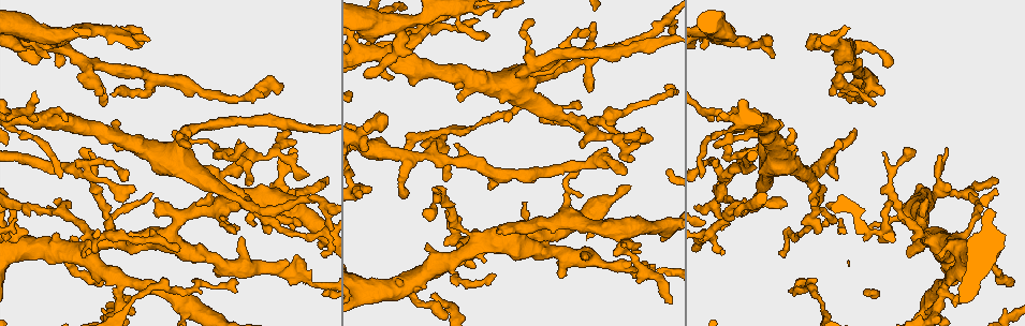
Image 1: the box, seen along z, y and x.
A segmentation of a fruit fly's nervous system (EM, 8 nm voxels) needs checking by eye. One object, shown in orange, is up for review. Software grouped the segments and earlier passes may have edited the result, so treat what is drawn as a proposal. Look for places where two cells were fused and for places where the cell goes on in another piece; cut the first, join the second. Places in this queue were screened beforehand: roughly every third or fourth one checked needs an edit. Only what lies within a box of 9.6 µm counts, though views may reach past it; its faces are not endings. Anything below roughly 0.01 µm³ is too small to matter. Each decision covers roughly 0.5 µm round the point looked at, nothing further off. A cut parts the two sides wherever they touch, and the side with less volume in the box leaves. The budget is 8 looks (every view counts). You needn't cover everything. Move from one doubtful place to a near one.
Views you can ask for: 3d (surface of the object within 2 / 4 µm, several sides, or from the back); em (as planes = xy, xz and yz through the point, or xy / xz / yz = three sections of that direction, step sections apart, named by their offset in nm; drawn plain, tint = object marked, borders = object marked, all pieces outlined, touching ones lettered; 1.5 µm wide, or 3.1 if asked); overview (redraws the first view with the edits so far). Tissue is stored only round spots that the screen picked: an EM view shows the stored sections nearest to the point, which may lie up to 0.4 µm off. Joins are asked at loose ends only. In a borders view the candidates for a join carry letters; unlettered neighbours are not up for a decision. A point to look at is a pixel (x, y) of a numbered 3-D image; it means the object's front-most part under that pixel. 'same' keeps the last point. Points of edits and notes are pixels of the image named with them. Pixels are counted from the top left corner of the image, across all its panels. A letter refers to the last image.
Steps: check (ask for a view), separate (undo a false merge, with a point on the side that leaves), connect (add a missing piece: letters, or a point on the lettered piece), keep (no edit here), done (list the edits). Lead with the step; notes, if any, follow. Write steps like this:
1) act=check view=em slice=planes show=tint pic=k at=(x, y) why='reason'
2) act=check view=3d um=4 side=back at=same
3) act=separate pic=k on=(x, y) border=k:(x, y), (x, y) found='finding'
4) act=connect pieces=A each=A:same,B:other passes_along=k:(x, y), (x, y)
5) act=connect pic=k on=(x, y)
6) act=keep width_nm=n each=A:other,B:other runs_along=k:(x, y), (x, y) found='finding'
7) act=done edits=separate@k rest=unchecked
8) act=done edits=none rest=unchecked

act=check view=em slice=planes show=borders pic=1 at=(795, 291) why='sharp bend'

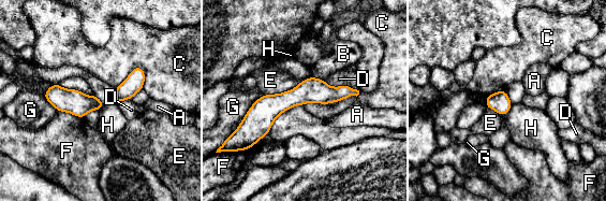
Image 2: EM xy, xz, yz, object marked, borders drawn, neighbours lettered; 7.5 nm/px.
act=keep width_nm=180 each=A:other,B:other,C:other,D:other,E:other,F:other,G:other,H:other found='all the same cell'

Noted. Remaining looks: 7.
act=check view=em slice=xy step=4 show=borders pic=1 at=(424, 216) why='thin end'

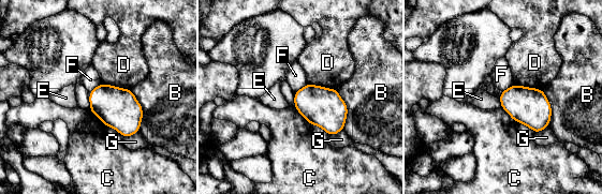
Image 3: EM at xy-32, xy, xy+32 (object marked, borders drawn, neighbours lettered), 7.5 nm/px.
act=keep each=B:other,C:other,D:other,E:other,F:other,G:other border=3:(498, 96), (501, 106) found='none of them fits'

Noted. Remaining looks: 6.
act=check view=3d um=4 pic=1 at=(16, 200) why='an open end'

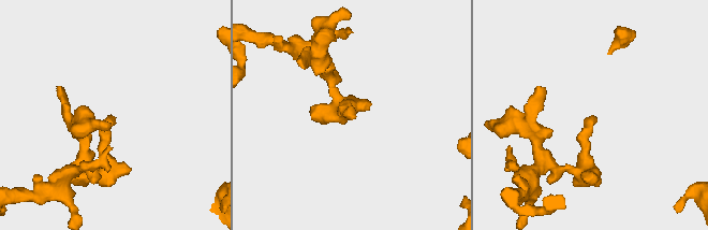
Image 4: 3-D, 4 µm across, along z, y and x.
act=check view=em slice=yz step=4 show=borders pic=4 at=(113, 118) why='shape alone is not enough'

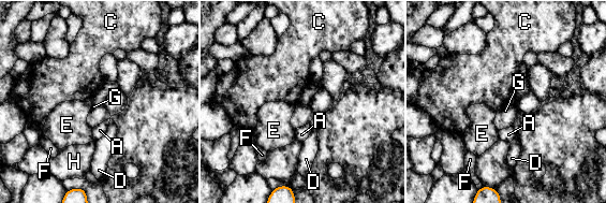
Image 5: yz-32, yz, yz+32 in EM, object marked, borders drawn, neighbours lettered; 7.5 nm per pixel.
act=check view=em slice=xz step=8 show=borders at=same why='cut it another way'

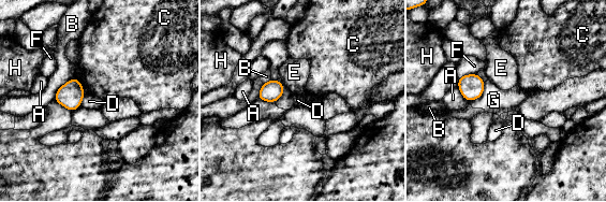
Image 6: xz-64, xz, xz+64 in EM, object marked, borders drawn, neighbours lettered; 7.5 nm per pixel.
act=keep each=A:other,B:other,C:other,D:other,E:other,F:other,G:other,H:other found='no lettered piece goes on from it'

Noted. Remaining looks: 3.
act=done edits=none rest=unchecked

